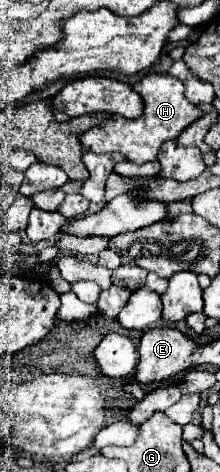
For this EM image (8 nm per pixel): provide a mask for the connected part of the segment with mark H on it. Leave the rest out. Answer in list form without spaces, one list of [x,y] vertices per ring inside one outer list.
[[[167,73],[163,75],[145,75],[139,83],[133,85],[133,89],[143,97],[145,101],[145,111],[139,119],[125,119],[121,115],[111,115],[93,129],[81,133],[81,145],[87,151],[93,153],[107,153],[107,151],[117,151],[125,155],[127,161],[131,163],[147,163],[155,161],[161,145],[165,141],[173,141],[179,137],[183,129],[187,129],[193,121],[201,117],[201,111],[189,103],[183,95],[183,85],[181,81],[169,77]]]

